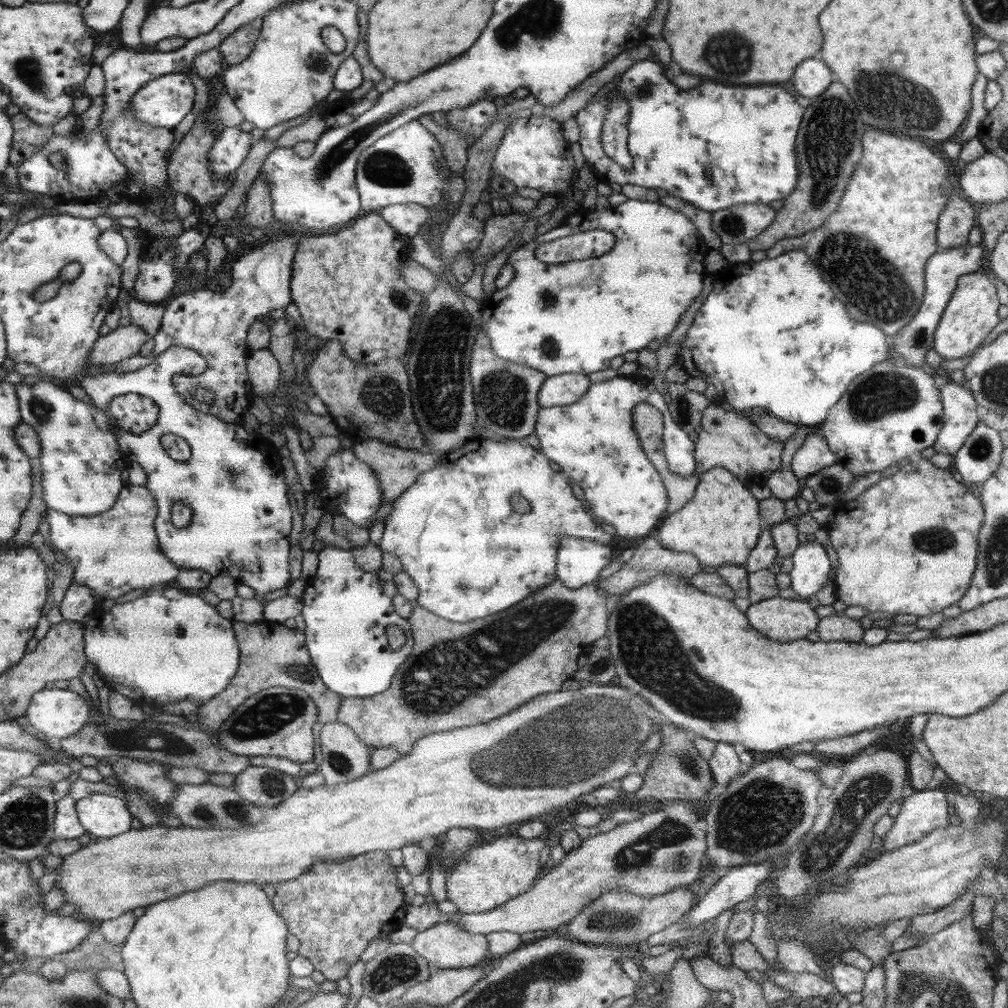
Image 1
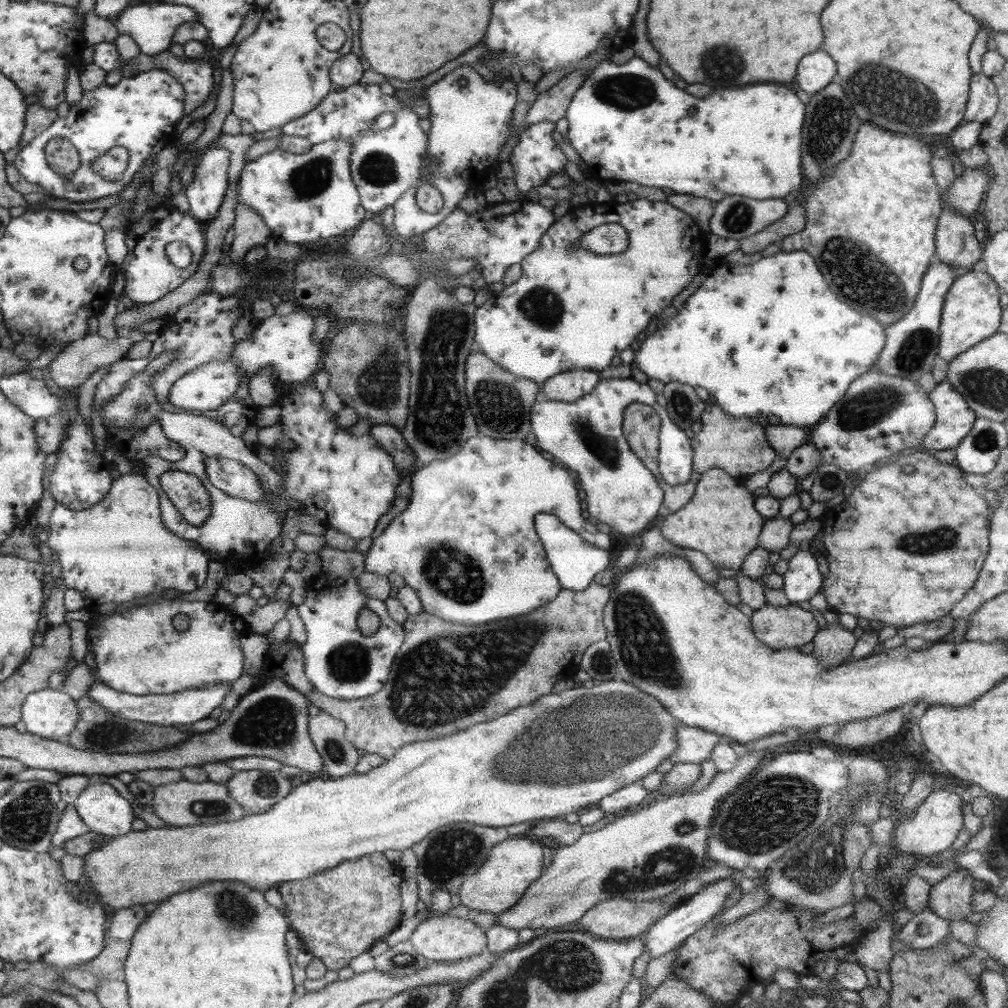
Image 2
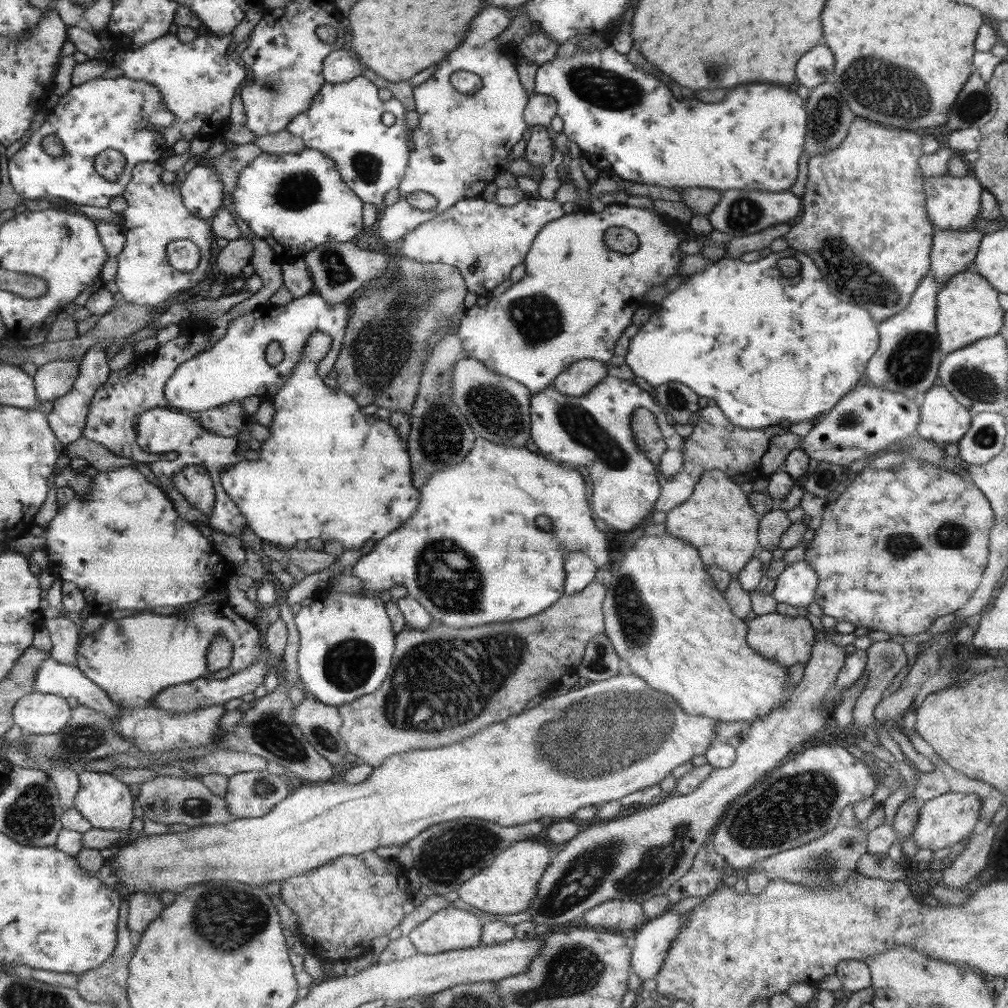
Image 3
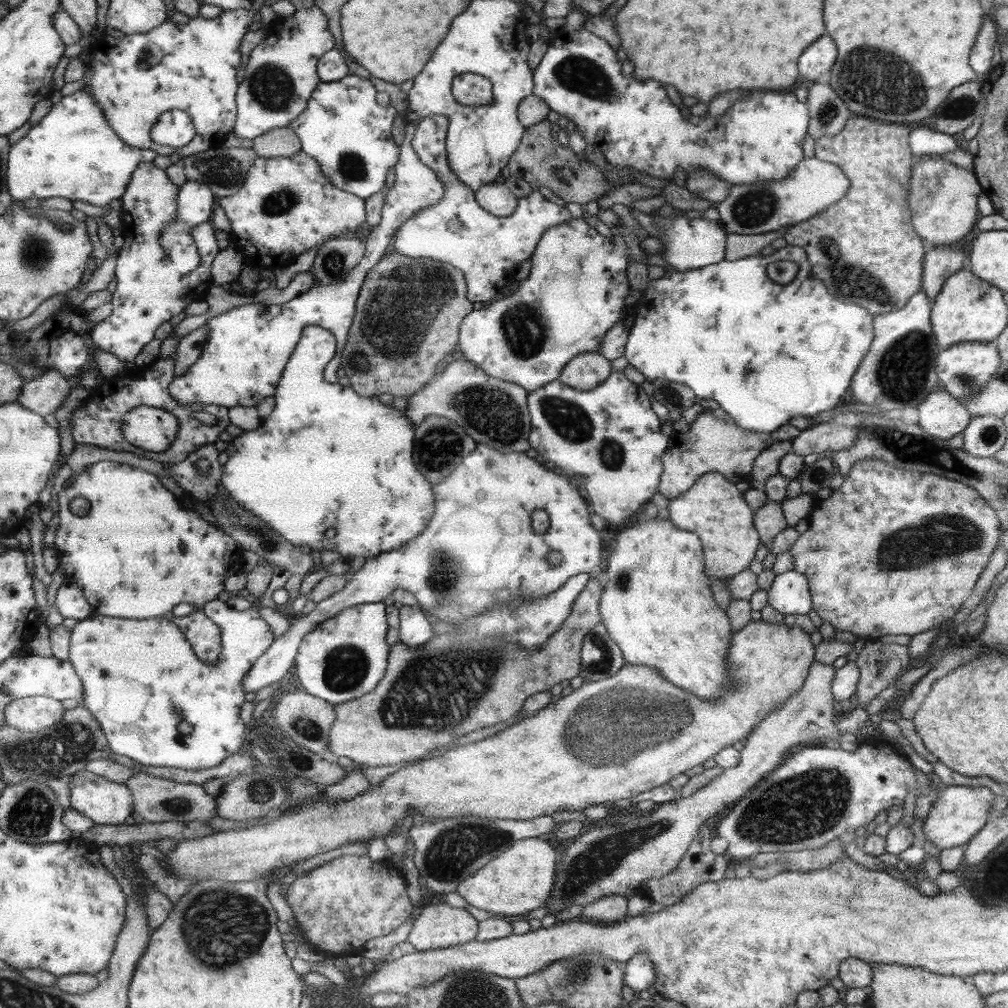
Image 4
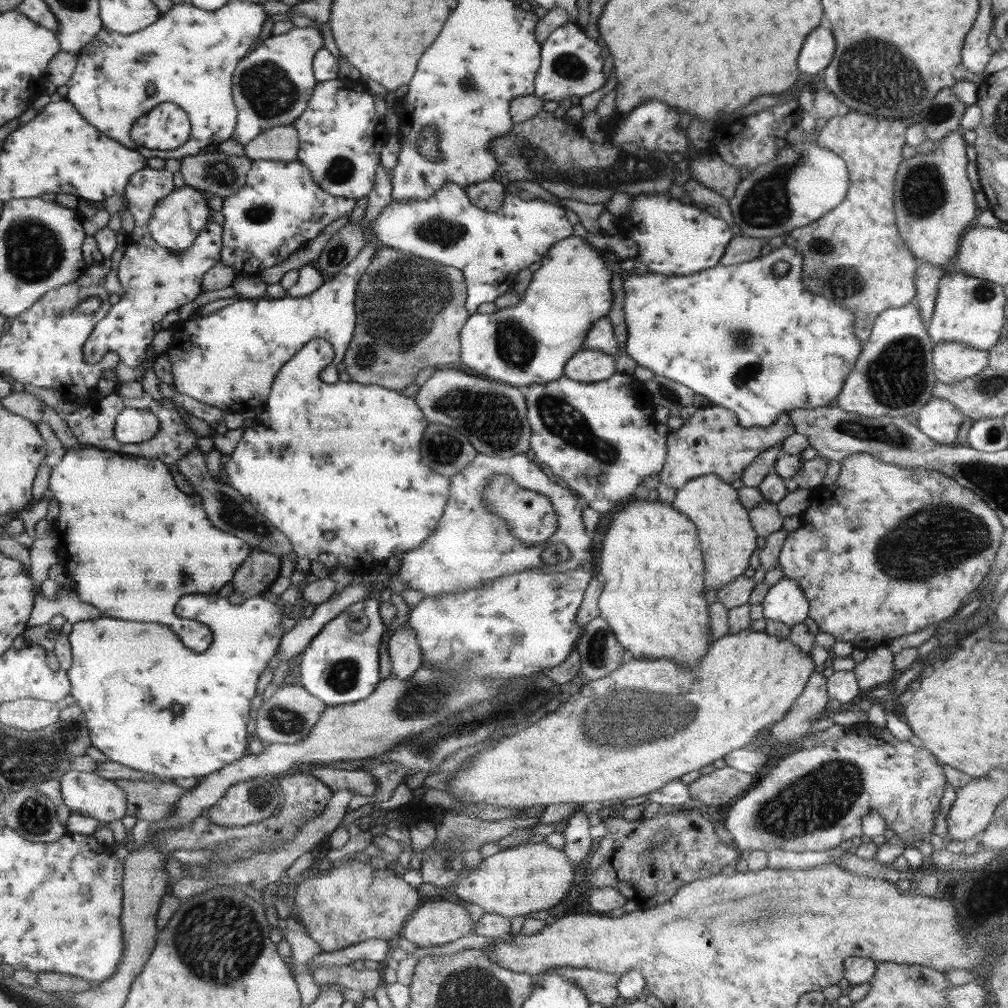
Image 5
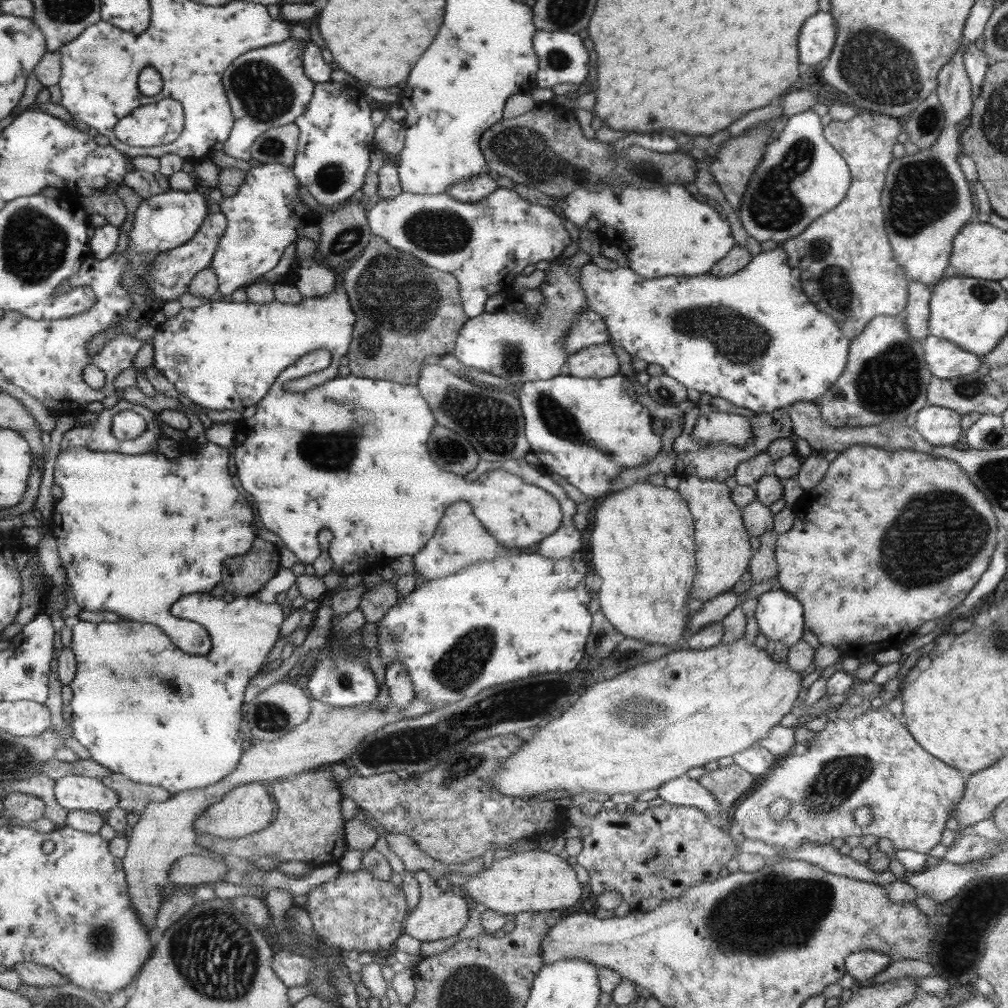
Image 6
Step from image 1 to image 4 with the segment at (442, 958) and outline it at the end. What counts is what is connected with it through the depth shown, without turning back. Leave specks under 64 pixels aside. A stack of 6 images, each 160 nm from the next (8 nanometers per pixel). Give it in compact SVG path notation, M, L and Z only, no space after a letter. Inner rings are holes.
M438 903L414 916L408 941L418 951L445 949L476 939L478 929L479 922L466 909Z

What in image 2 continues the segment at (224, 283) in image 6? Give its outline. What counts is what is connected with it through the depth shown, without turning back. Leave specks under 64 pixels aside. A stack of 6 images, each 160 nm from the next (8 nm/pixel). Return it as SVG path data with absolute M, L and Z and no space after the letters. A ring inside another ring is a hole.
M325 140L313 144L306 154L294 154L280 148L246 162L239 178L239 202L251 206L269 226L271 237L280 242L302 244L344 234L356 228L370 215L361 205L359 192L349 167L352 154L347 140Z

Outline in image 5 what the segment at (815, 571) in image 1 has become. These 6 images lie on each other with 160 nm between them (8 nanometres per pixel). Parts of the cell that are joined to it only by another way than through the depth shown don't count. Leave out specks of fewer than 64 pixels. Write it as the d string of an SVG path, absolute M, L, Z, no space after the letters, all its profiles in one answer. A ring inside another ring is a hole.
M782 577L769 587L761 602L765 618L787 624L789 628L809 617L809 602L801 586L790 577Z

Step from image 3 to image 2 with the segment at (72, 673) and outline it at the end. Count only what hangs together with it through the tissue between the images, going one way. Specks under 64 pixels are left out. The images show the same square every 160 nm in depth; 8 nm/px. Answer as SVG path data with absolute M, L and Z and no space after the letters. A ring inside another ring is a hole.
M95 679L92 686L87 690L86 695L97 702L97 707L109 710L111 713L126 718L126 720L154 723L158 726L168 727L175 724L196 723L197 721L208 718L210 712L222 704L224 696L230 690L231 684L232 682L219 682L214 686L191 688L190 690L184 690L184 692L173 692L172 694L134 696L134 694L118 692L102 681Z

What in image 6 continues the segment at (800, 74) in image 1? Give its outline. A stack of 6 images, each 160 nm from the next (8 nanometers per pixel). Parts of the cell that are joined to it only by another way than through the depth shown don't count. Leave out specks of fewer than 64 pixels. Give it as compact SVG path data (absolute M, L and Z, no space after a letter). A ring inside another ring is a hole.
M818 12L800 30L800 62L814 66L830 56L834 48L834 22L828 12Z

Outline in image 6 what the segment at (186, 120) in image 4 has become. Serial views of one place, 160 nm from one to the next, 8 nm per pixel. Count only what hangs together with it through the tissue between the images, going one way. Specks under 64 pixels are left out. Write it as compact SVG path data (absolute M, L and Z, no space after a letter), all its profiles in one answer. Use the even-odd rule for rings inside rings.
M164 98L134 109L117 122L114 132L119 141L130 146L160 146L174 142L184 123L182 103Z

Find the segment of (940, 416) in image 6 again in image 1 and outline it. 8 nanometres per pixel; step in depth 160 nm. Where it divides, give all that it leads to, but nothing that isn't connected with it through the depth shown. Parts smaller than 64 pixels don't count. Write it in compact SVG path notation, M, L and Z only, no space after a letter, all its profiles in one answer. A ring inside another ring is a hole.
M939 384L944 420L933 448L937 453L955 455L979 423L977 402L964 385Z

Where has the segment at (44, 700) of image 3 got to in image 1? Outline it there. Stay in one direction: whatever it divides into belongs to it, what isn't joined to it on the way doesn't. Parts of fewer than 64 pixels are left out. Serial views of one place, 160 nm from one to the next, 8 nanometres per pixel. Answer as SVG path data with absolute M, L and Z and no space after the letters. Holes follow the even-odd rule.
M42 689L32 695L25 717L29 724L50 740L70 738L86 727L91 706L69 689Z

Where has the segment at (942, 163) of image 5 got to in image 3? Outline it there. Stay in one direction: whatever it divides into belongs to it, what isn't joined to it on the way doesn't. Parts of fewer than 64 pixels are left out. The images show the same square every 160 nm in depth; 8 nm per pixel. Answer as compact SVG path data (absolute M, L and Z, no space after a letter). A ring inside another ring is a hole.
M972 173L964 177L954 177L949 174L944 176L924 175L926 210L934 228L940 230L969 228L968 224L978 216L978 212L981 212L980 194L982 190L982 185Z

